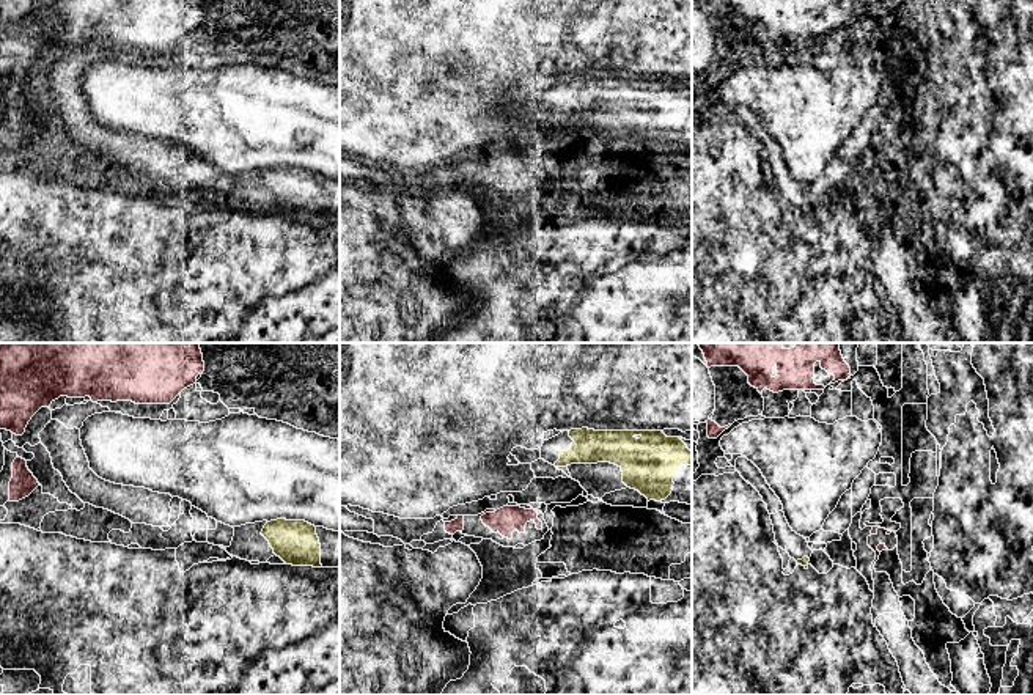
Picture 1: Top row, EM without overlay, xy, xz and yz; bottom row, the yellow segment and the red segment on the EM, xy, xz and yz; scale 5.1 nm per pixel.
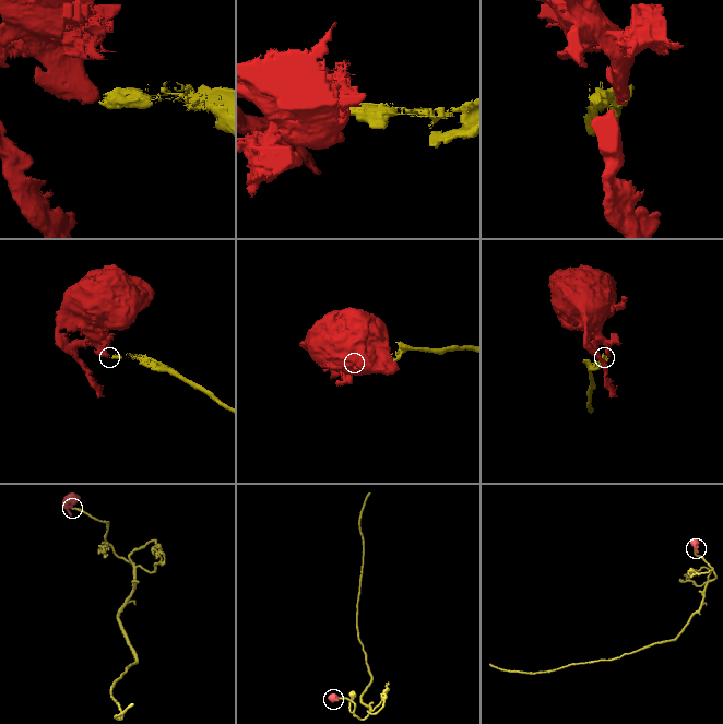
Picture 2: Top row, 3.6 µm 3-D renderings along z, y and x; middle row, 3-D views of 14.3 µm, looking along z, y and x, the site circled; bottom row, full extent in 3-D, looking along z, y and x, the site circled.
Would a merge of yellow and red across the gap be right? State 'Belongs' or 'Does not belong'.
Does not belong

